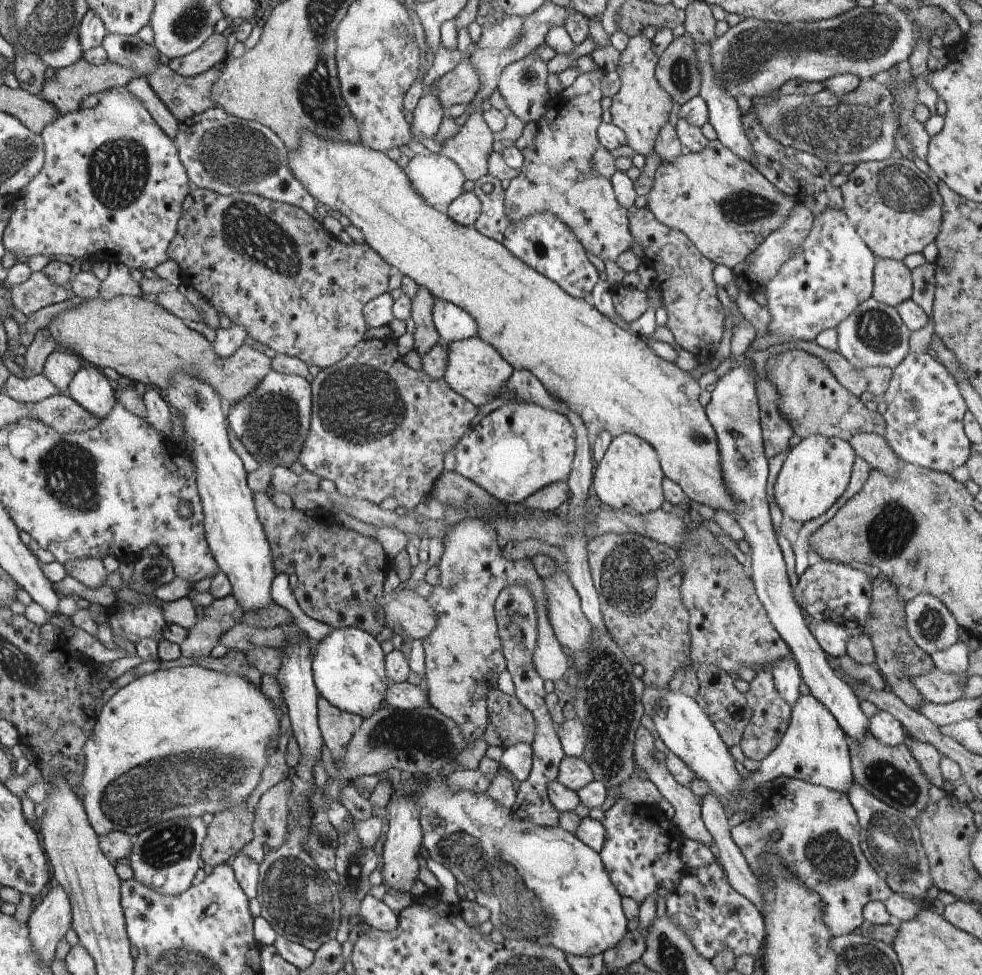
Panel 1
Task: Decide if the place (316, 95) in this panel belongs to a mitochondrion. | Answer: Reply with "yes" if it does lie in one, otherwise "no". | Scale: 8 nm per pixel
yes

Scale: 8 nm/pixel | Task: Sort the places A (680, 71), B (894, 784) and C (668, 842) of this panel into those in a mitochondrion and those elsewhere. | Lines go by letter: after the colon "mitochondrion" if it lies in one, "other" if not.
A: mitochondrion
B: mitochondrion
C: other

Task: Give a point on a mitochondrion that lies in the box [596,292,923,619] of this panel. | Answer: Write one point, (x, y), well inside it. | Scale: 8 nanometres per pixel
(890, 530)

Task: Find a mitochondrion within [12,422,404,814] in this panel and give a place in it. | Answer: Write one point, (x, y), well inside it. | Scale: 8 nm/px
(68, 471)

